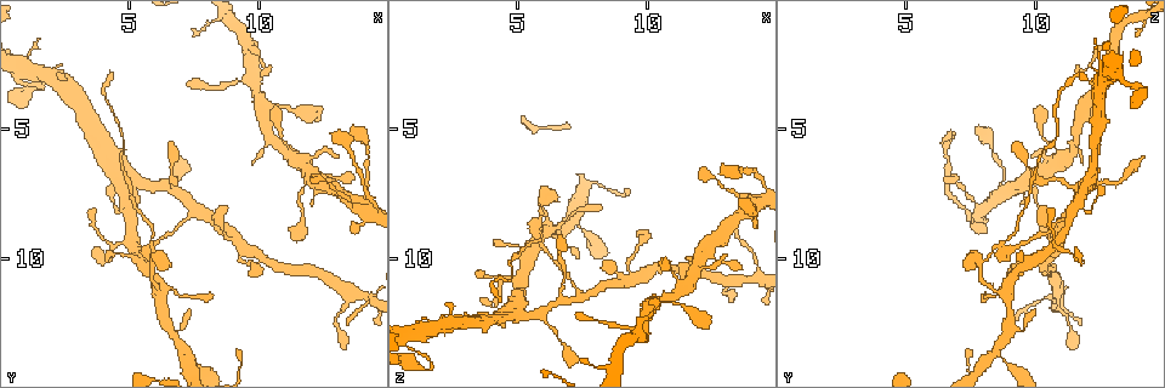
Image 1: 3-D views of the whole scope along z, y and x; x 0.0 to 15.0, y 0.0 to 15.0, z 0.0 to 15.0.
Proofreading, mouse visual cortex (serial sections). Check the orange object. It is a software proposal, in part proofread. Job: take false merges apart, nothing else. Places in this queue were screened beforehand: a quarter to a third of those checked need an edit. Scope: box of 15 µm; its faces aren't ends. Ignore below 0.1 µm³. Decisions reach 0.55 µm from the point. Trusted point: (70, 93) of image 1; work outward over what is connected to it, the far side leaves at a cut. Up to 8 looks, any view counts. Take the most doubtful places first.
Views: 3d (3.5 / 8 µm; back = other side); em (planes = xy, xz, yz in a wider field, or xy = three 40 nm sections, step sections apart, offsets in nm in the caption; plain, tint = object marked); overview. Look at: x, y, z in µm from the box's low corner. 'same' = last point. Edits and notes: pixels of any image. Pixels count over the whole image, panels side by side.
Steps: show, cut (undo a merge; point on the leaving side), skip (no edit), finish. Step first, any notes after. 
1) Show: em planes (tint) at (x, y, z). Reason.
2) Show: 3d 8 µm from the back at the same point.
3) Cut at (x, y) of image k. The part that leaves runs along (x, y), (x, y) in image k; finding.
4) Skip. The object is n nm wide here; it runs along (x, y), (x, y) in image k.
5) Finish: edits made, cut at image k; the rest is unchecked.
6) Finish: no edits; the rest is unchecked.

Show: 3d 3.5 µm at (5.9, 10.3, 7.9). Thin arm on a thick one.

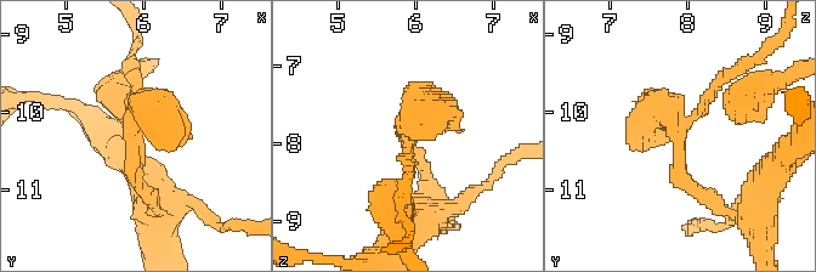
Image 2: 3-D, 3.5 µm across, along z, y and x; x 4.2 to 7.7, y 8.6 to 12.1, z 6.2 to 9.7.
Show: em xy step 2 (tint) at (5.85, 10.25, 7.90). 3 arms meet here; the arms are 150, 150, 450 nm wide.

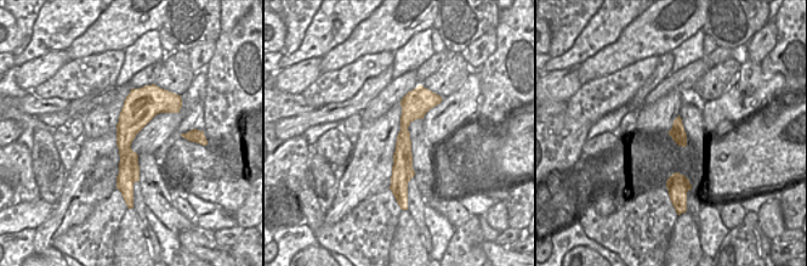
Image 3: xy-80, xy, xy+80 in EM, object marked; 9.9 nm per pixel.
Cut at (407, 241) of image 2. Two cells meet here.

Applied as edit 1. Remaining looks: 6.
Show: overview. See it whole again.

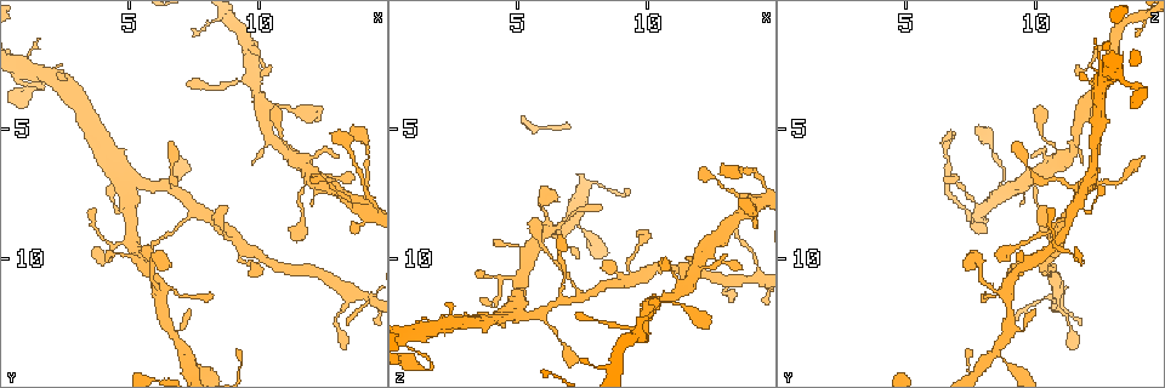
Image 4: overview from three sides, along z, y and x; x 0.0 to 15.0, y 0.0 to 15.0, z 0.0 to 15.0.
Show: 3d 3.5 µm at (7.6, 8.0, 11.4). Two arms in line, one across.

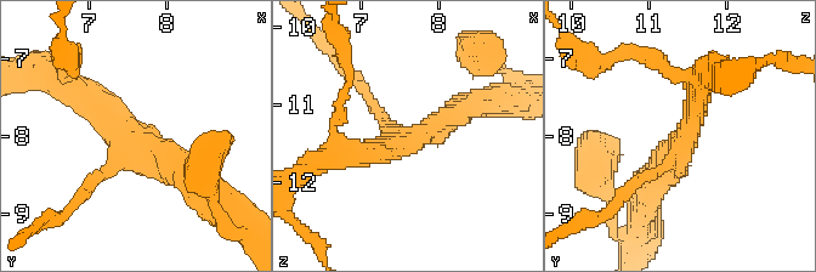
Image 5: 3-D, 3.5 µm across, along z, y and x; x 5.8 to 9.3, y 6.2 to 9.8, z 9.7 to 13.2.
Show: em xy step 3 (tint) at (7.55, 8.00, 11.45). 3 arms meet here; the arms are 150, 300, 350 nm wide; need the tissue.

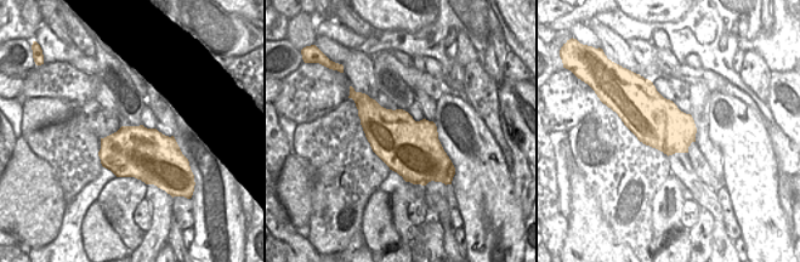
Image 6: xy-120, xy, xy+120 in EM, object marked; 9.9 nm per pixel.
Skip. It runs along (73, 86), (192, 183) in image 5; one cell here.

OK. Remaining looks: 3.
Show: 3d 8 µm at (7.2, 13.6, 8.5). Thick turns thin.

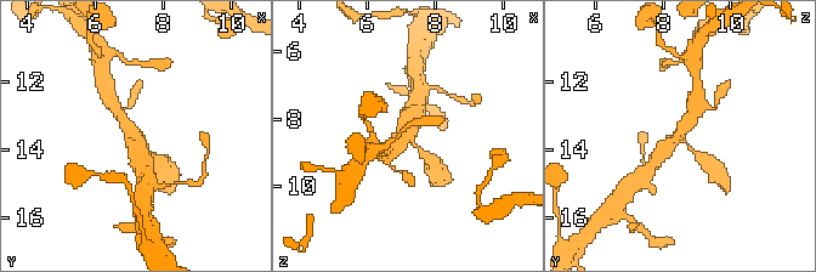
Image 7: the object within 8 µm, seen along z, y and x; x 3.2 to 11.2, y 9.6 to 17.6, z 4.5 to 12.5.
Show: em xy step 5 (tint) at (7.2, 13.6, 8.4). 3 arms meet here; the arms are 150, 350, 500 nm wide.

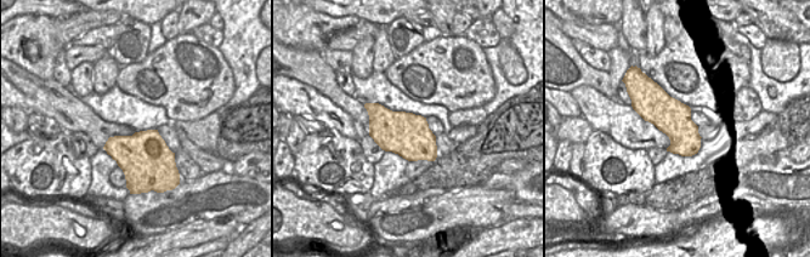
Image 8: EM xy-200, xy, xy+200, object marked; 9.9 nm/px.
Skip. It runs along (693, 109), (679, 136), (655, 160) in image 7; all the same cell.

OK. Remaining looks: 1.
Finish: edits made, cut at image 2; the rest is unchecked.

